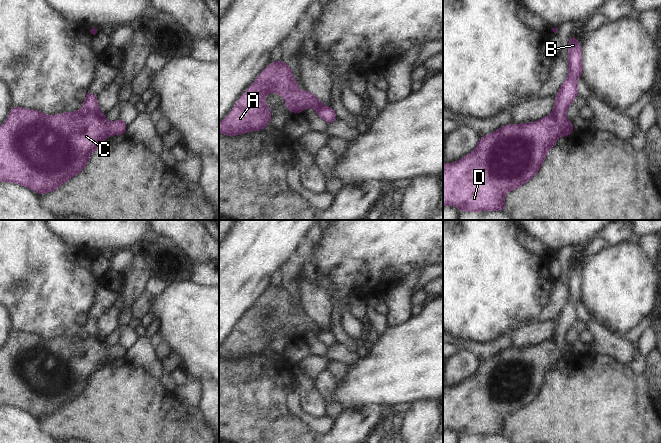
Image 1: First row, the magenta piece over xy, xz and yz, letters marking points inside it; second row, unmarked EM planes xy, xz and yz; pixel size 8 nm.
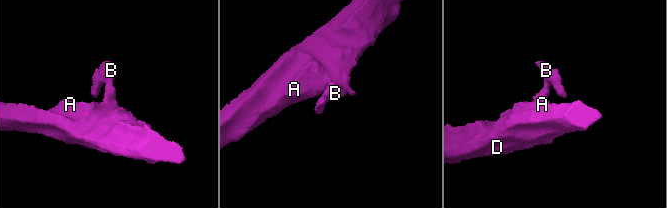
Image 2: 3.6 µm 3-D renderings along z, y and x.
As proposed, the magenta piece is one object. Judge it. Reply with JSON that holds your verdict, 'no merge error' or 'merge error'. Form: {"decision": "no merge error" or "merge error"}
{"decision": "merge error"}

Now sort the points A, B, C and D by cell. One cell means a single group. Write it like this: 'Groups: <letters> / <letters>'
Groups: A C D / B

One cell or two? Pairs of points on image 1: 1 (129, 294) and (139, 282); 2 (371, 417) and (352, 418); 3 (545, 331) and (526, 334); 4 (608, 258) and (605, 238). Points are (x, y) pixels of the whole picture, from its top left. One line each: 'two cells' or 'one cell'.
1: one cell
2: one cell
3: one cell
4: two cells

